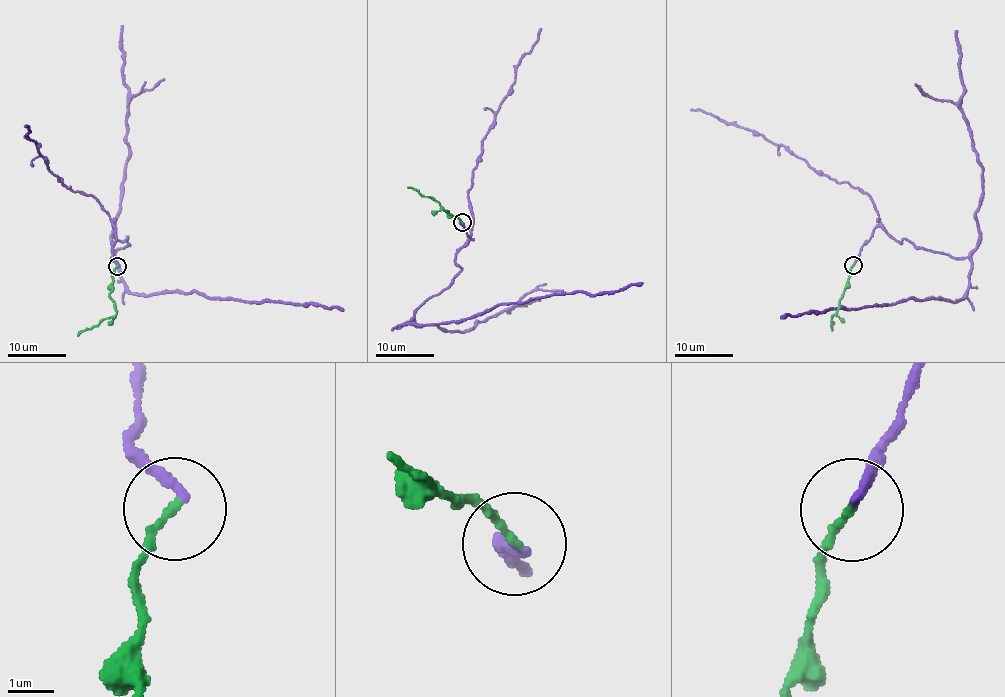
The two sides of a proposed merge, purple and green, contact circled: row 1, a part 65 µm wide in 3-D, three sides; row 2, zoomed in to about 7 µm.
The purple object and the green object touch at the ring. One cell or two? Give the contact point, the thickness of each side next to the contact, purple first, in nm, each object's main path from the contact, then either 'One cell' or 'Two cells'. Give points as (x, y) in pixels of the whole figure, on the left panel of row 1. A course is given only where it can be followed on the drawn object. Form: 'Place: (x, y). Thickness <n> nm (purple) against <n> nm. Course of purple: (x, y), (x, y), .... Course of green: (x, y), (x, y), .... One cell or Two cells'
Place: (117, 266). Thickness 190 nm (purple) against 170 nm. Course of purple: (117, 267), (114, 226), (116, 238), (127, 236), (126, 246), (114, 253), (130, 292), (342, 310). Course of green: (117, 267), (109, 295), (115, 315), (77, 336). One cell

